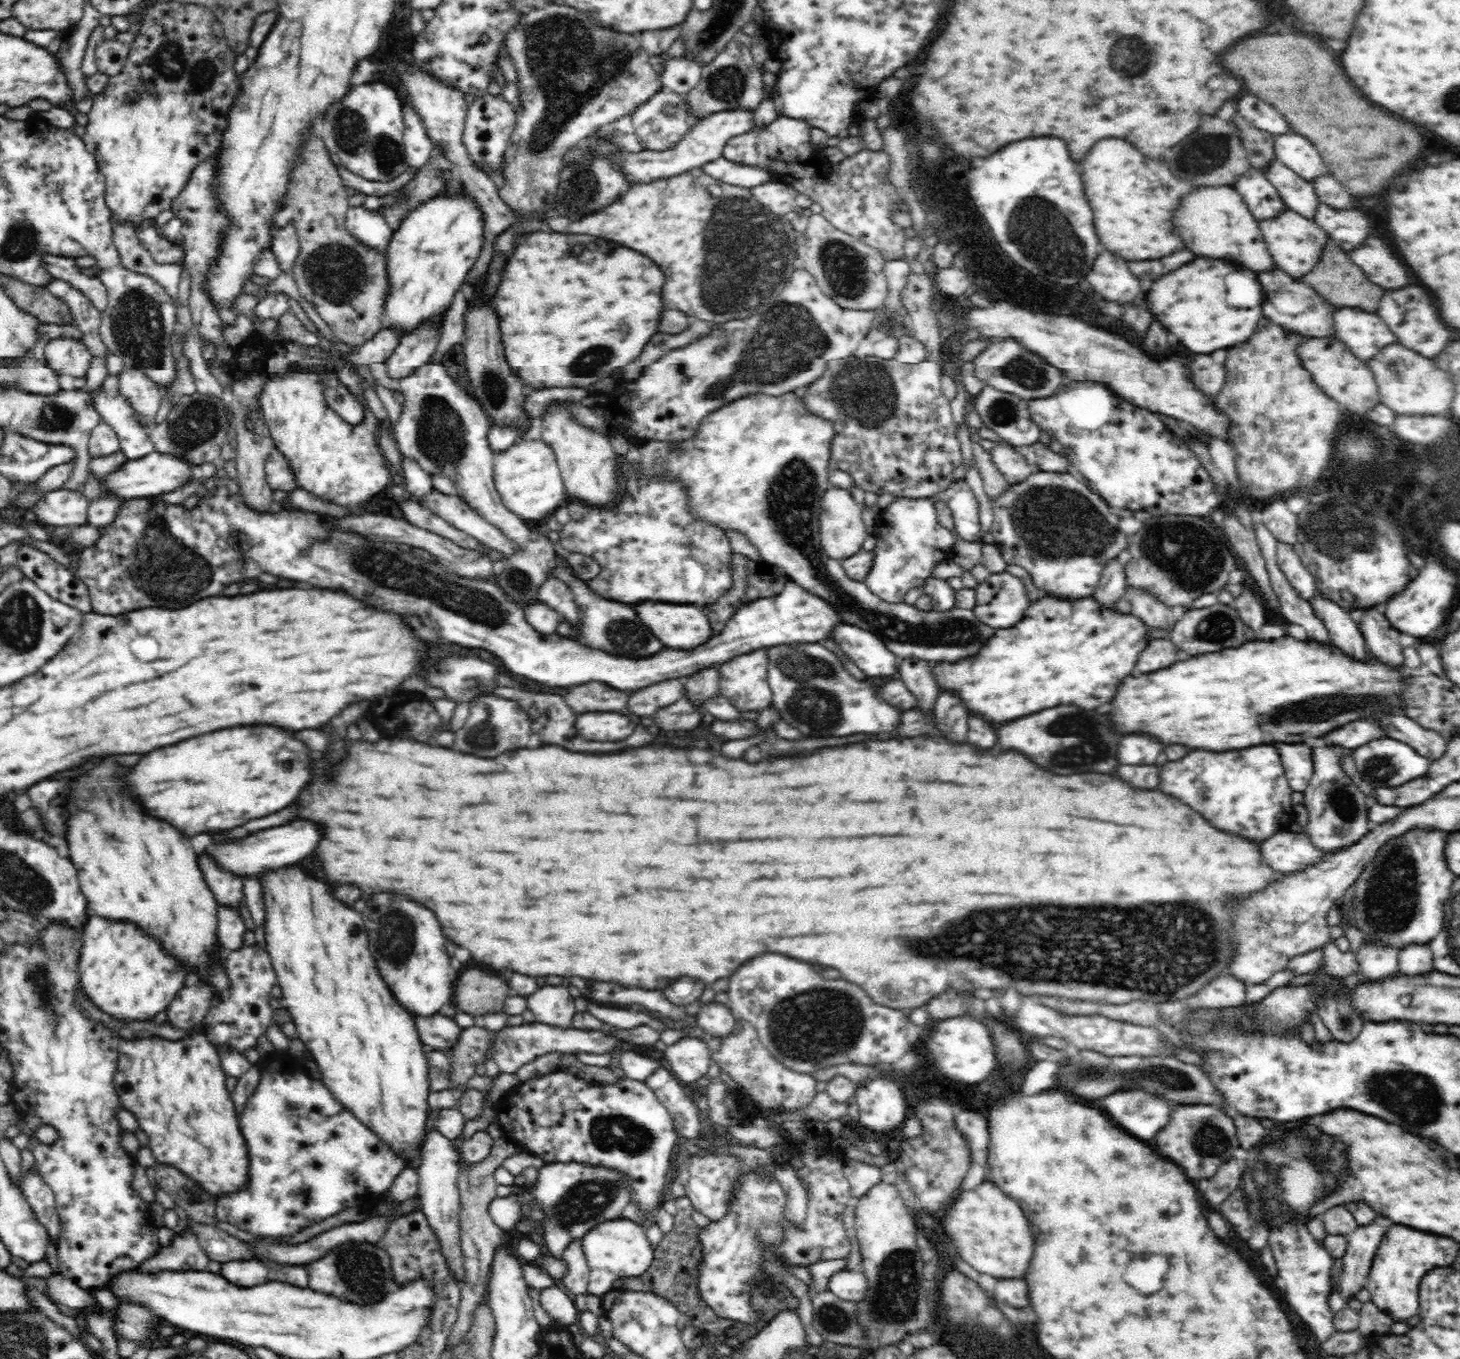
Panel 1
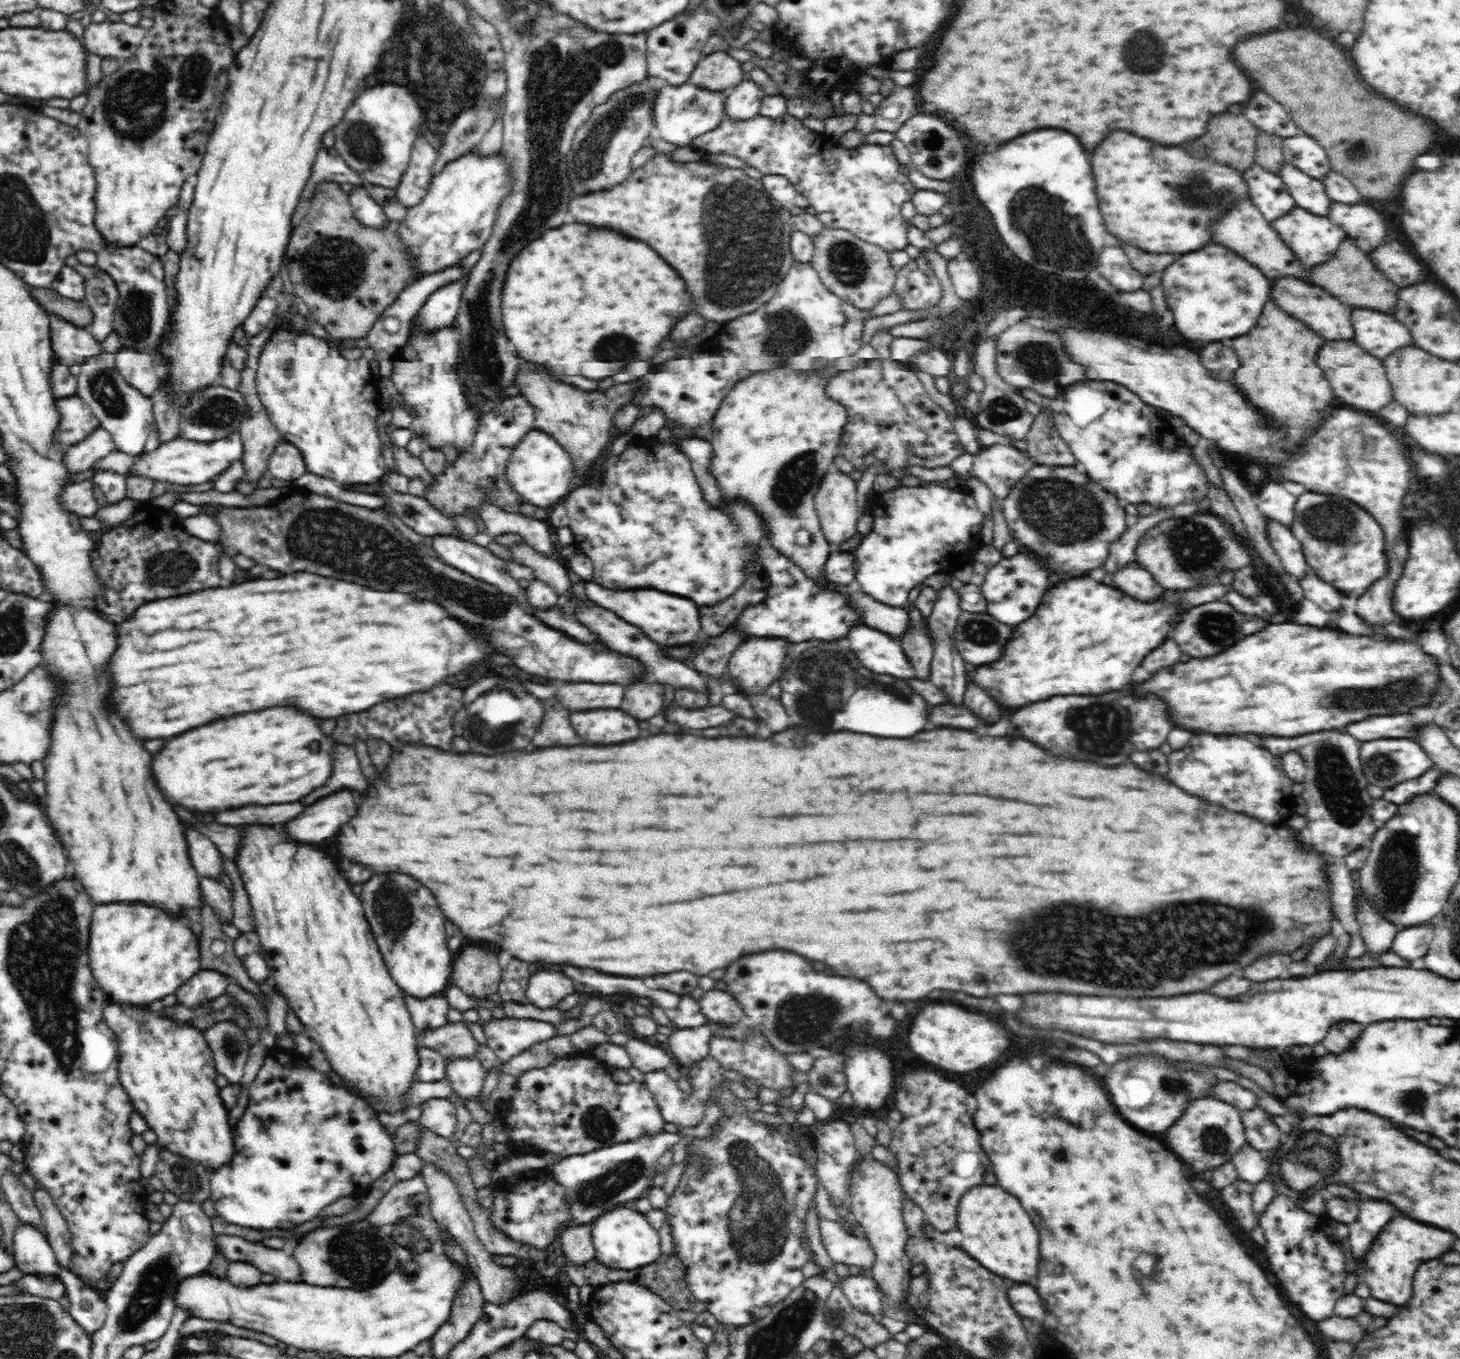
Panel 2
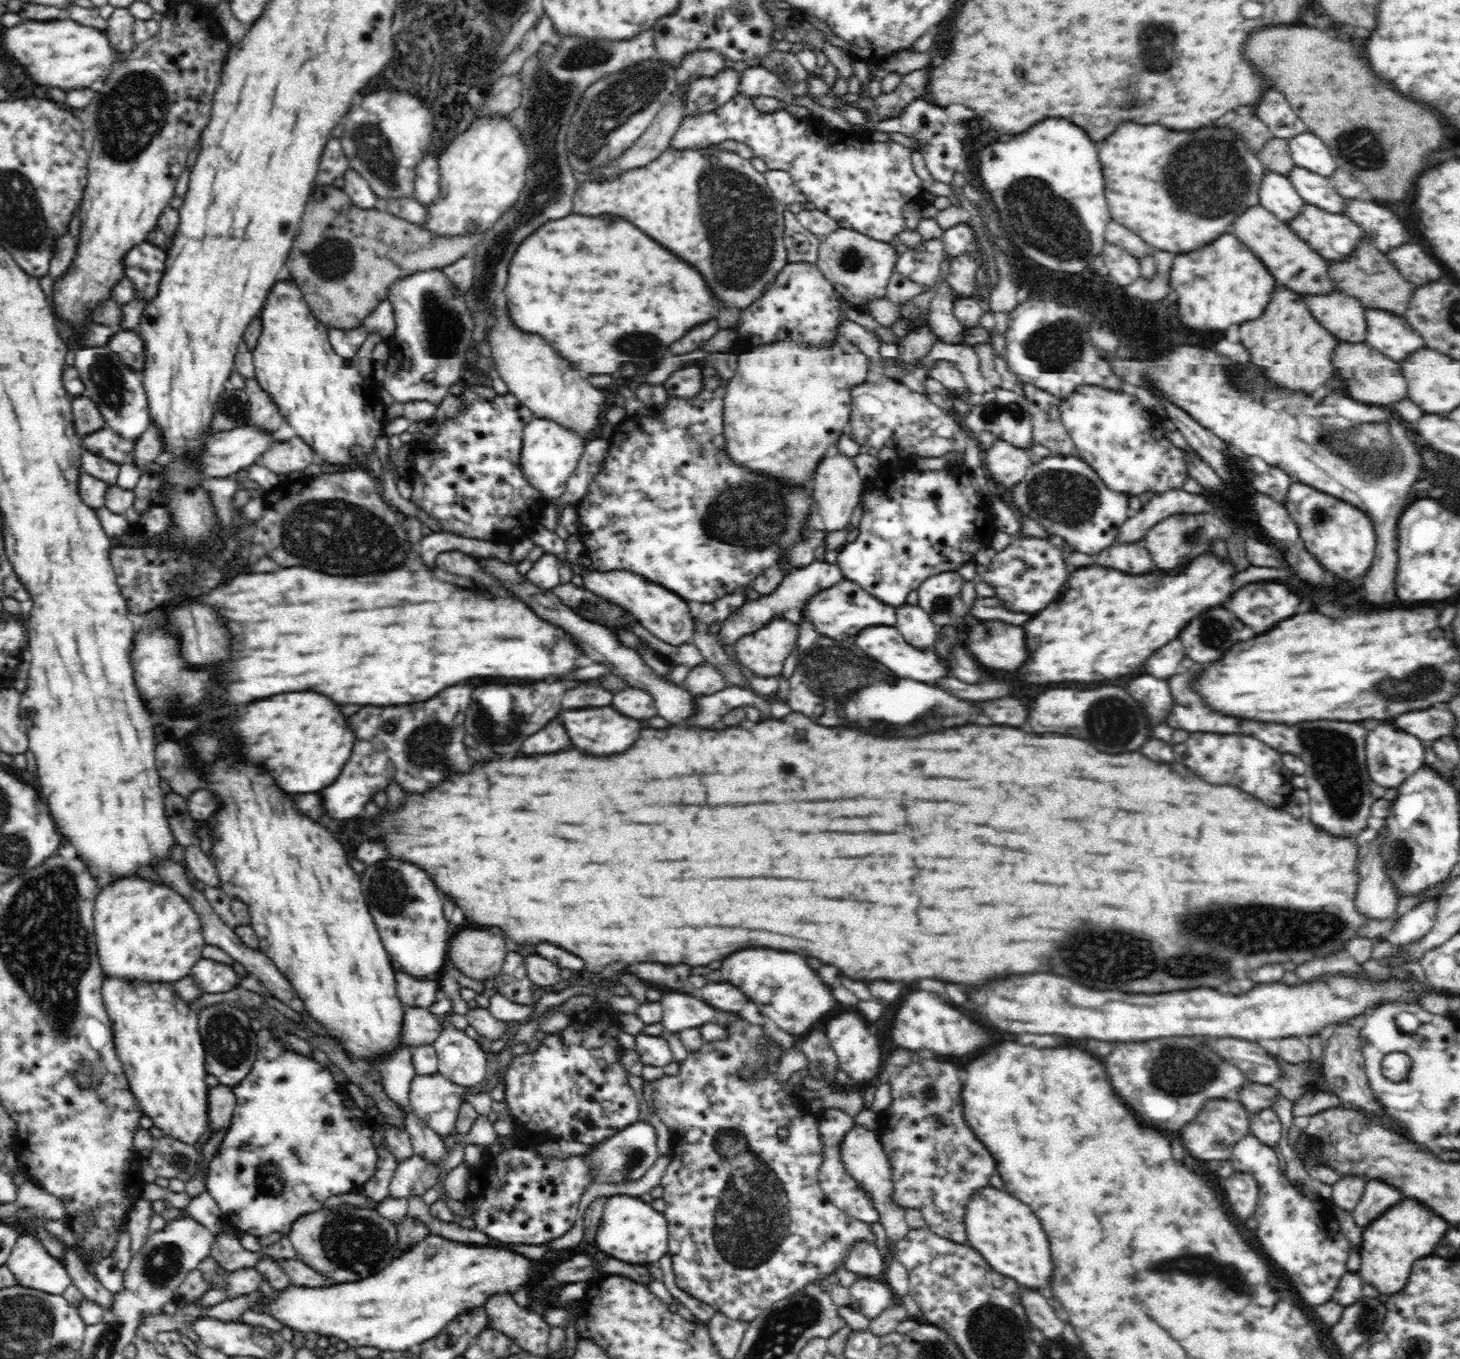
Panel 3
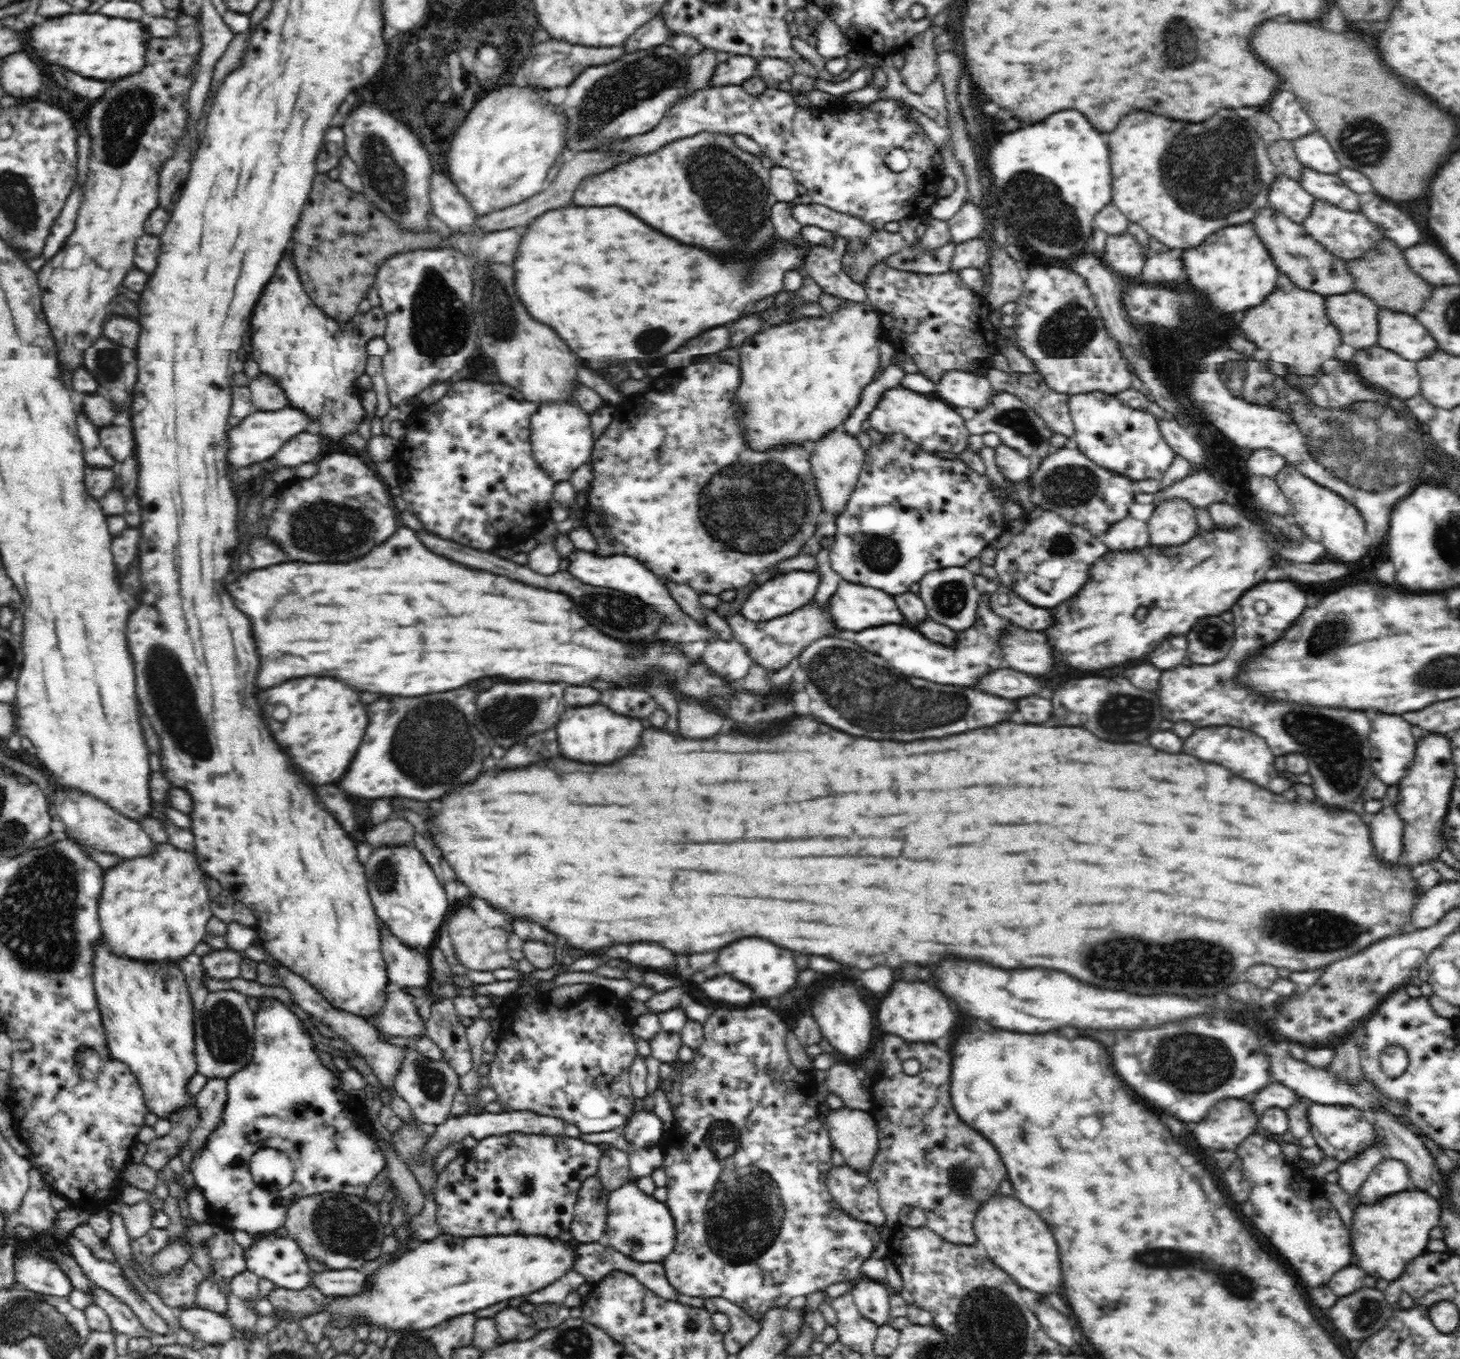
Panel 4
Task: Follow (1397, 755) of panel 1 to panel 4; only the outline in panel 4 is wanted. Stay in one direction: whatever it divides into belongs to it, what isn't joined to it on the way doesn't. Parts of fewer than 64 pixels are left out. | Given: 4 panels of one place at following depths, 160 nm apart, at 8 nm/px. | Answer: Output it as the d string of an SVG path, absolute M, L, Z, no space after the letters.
M1380 714L1372 722L1370 768L1386 785L1396 785L1412 766L1417 743L1403 715Z

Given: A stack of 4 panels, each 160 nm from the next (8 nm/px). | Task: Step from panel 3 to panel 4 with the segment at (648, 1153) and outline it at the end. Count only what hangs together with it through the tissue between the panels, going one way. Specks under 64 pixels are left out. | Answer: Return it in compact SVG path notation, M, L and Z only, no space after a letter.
M655 1112L634 1113L623 1130L624 1139L633 1152L652 1150L663 1135L662 1122Z

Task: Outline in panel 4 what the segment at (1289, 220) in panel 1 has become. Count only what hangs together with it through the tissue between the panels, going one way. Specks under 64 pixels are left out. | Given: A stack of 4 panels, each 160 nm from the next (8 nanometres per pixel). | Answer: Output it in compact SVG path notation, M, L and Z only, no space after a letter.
M1315 200L1311 214L1302 220L1301 224L1308 235L1314 240L1320 240L1320 244L1328 248L1328 252L1344 260L1364 256L1380 238L1383 238L1383 234L1380 234L1382 229L1374 226L1374 223L1368 220L1362 212L1350 212L1348 209L1340 208L1339 205L1328 204L1324 200Z

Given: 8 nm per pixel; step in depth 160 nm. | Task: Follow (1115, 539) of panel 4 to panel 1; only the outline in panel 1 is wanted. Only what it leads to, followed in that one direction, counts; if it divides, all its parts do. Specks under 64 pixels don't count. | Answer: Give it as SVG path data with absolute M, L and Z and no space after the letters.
M1127 587L1127 594L1130 594L1128 599L1132 603L1132 615L1140 616L1139 620L1144 620L1144 624L1148 624L1150 628L1170 630L1173 628L1172 624L1176 624L1174 612L1158 602L1158 599L1154 600L1150 593Z

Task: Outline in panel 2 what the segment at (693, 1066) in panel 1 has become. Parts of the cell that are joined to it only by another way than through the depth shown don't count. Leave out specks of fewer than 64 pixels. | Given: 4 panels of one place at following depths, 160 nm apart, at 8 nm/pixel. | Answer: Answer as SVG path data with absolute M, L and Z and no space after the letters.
M711 1025L696 1028L675 1029L666 1042L670 1046L672 1060L677 1067L689 1067L709 1055L709 1044L713 1034Z

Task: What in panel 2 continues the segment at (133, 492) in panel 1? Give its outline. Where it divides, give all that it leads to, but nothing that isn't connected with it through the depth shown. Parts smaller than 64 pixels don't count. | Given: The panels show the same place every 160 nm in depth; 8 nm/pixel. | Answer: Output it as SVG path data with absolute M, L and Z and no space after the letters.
M238 432L208 443L176 438L161 443L155 450L143 452L134 457L134 464L128 468L128 472L124 476L126 478L142 477L152 482L165 482L178 486L202 484L208 480L216 479L234 460L241 460L242 458L243 440L240 439Z

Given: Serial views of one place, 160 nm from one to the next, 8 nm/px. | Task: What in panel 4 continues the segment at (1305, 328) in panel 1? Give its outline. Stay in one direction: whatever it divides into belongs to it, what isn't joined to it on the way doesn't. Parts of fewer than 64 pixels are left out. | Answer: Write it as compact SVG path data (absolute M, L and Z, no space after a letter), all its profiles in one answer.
M1356 292L1328 296L1328 318L1340 328L1342 342L1356 350L1377 344L1378 310L1372 300Z

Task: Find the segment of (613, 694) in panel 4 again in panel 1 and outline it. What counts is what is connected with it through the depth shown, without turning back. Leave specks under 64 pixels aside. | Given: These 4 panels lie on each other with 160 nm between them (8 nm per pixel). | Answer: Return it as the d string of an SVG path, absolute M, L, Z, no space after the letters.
M683 678L662 680L632 694L628 700L628 708L638 716L652 716L660 708L677 703L685 695Z

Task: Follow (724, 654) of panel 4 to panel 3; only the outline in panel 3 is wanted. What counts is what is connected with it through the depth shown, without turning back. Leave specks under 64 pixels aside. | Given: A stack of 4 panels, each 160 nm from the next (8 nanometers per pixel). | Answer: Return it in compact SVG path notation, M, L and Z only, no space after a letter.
M710 663L691 669L684 679L684 686L694 698L711 695L727 687L723 675Z

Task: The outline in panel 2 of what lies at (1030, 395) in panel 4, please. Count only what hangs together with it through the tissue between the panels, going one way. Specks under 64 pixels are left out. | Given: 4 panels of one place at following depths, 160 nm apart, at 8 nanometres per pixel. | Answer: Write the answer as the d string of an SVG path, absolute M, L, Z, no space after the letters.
M1048 412L1035 416L1026 441L1025 454L1036 465L1054 464L1056 467L1077 465L1070 447L1054 426L1054 415Z

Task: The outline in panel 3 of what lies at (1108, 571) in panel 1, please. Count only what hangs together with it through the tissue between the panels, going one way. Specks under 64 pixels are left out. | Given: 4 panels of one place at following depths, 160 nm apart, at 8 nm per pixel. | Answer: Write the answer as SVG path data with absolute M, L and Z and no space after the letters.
M1178 489L1178 490L1171 490L1162 494L1155 494L1142 508L1138 511L1138 513L1135 516L1128 517L1122 526L1120 526L1119 534L1117 535L1117 540L1115 542L1118 543L1118 540L1120 542L1124 542L1124 544L1120 545L1127 545L1132 542L1136 543L1140 538L1145 538L1145 534L1150 530L1155 524L1158 524L1158 521L1164 520L1165 518L1168 518L1169 516L1175 515L1175 514L1198 514L1198 513L1208 513L1212 512L1212 509L1210 508L1210 502L1208 502L1208 497L1205 498L1204 494L1198 495L1198 494L1192 494L1184 491L1184 489Z

